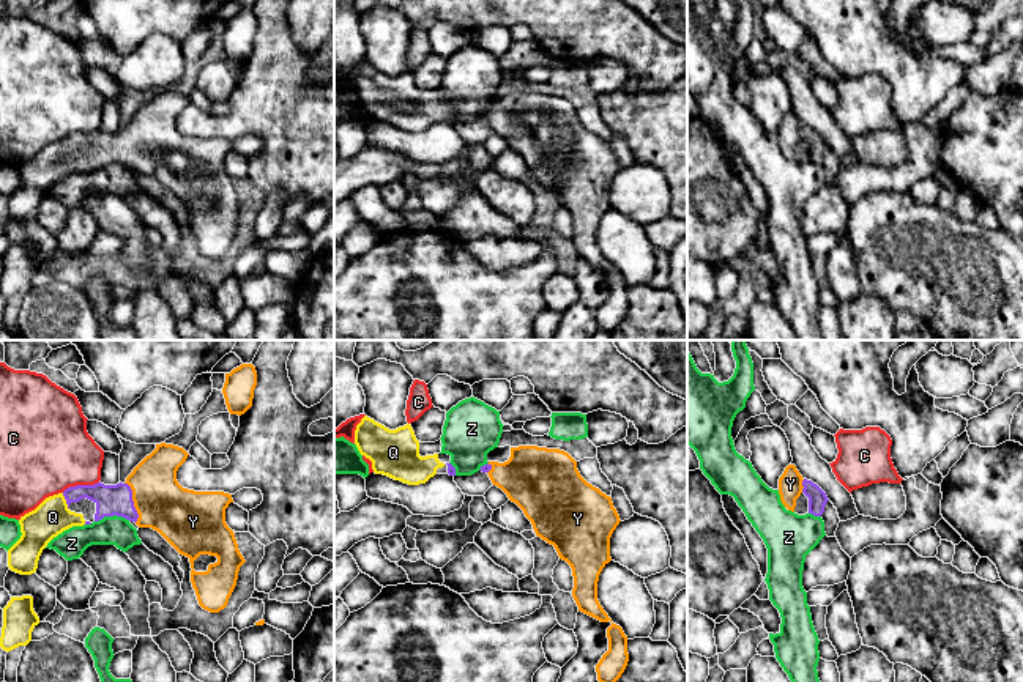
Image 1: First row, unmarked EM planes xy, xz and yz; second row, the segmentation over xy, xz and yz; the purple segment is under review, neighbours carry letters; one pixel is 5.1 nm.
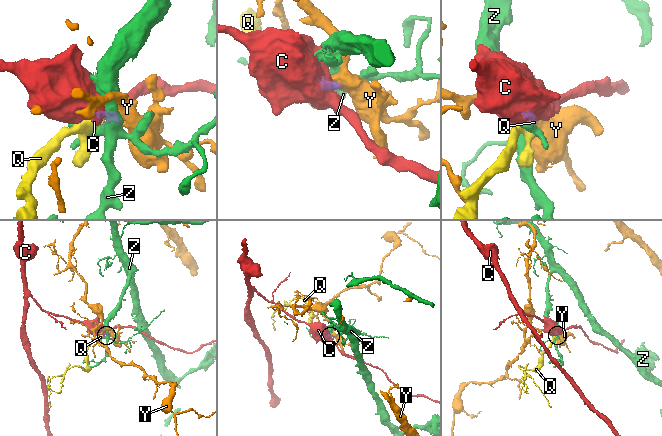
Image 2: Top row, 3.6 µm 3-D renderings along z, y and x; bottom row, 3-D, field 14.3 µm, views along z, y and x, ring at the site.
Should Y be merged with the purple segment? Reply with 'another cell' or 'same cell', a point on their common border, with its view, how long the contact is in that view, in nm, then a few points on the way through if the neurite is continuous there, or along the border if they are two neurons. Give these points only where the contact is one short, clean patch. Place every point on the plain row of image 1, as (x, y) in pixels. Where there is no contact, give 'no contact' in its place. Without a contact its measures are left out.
same cell; meets purple in xy at (133, 150); contact 220 nm long; runs through xy (111, 147), (133, 150), (161, 150), (180, 163)

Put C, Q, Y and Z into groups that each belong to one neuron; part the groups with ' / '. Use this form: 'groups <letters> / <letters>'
groups C / Q Y / Z

